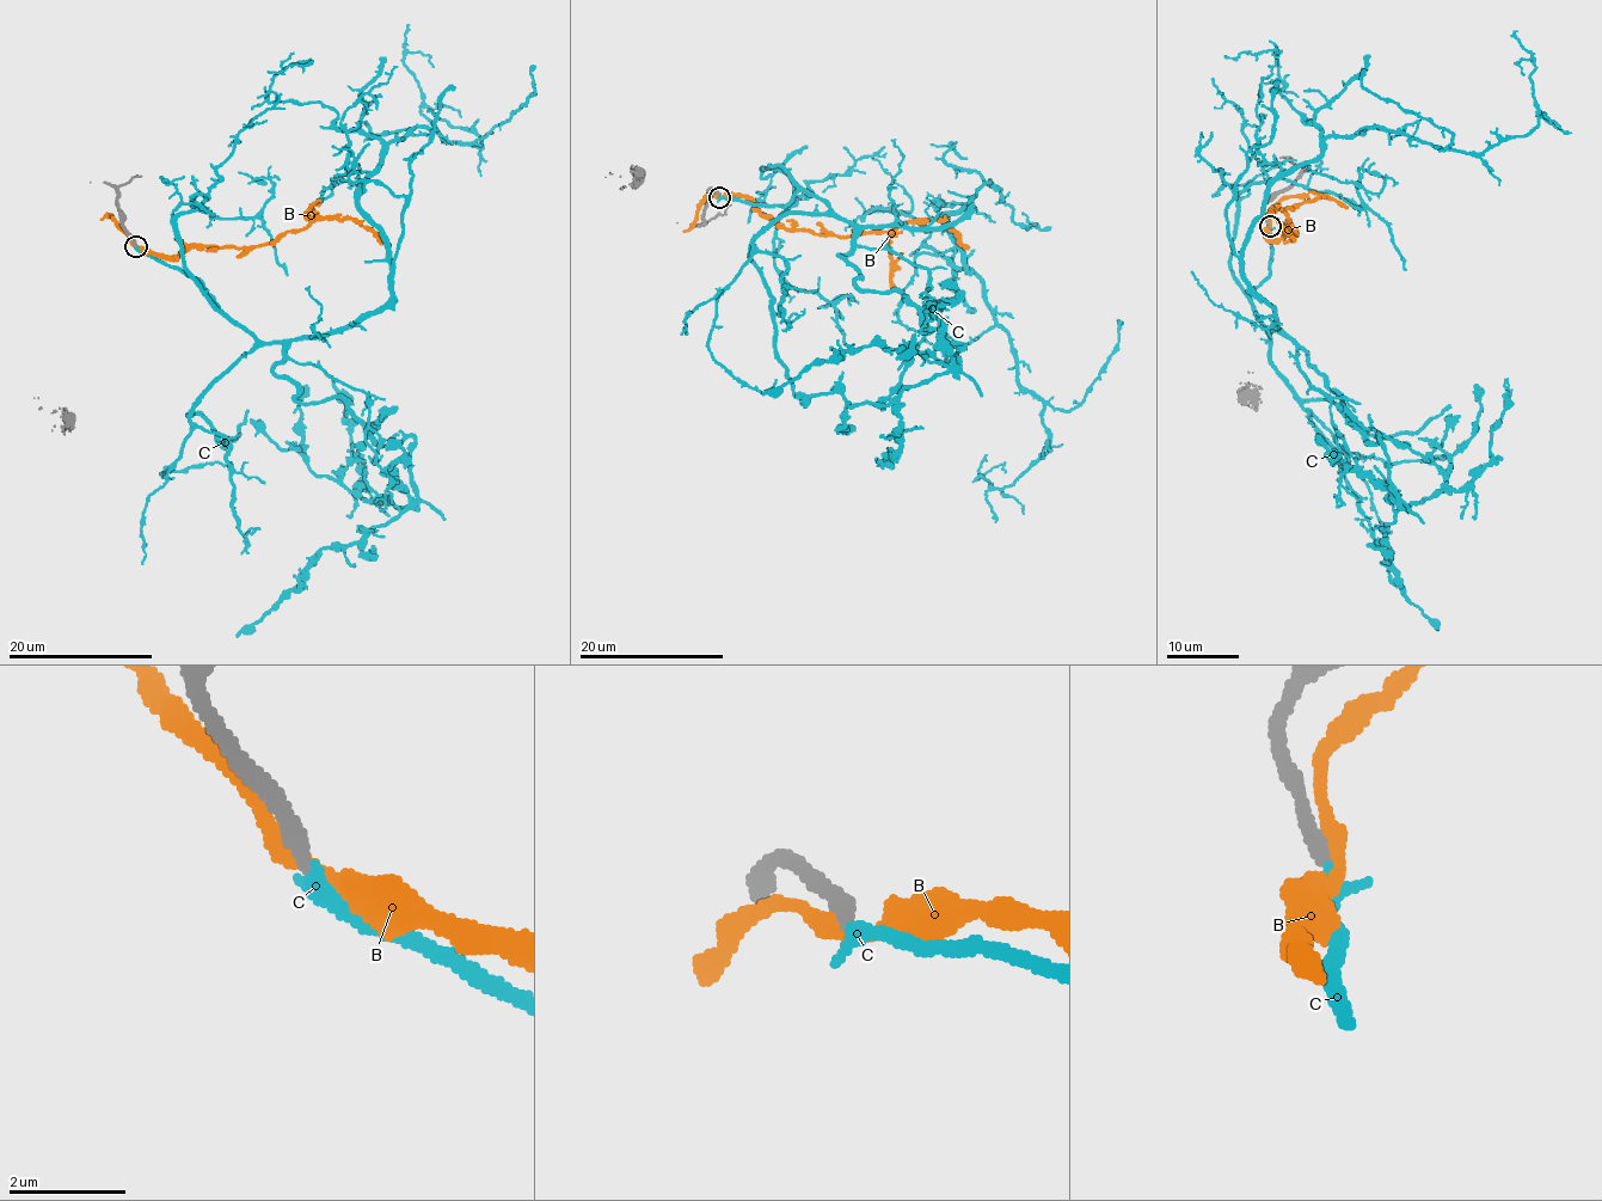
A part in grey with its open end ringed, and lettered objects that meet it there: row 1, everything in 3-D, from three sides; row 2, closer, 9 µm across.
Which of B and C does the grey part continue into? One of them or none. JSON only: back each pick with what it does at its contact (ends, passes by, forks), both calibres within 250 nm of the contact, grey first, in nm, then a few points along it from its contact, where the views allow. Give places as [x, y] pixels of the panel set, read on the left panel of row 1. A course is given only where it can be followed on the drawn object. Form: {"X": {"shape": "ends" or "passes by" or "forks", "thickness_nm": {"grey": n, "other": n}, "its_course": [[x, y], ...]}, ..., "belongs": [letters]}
{"C": {"shape": "ends", "thickness_nm": {"grey": 280, "other": 320}, "its_course": [[135, 245], [264, 343], [374, 314], [382, 151], [480, 145], [404, 55], [434, 66]]}, "belongs": ["C"]}

